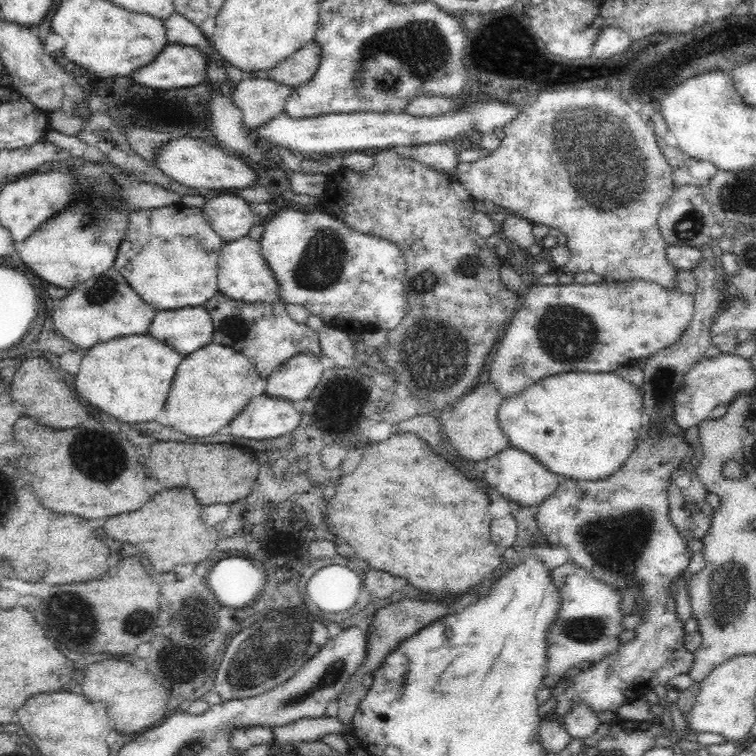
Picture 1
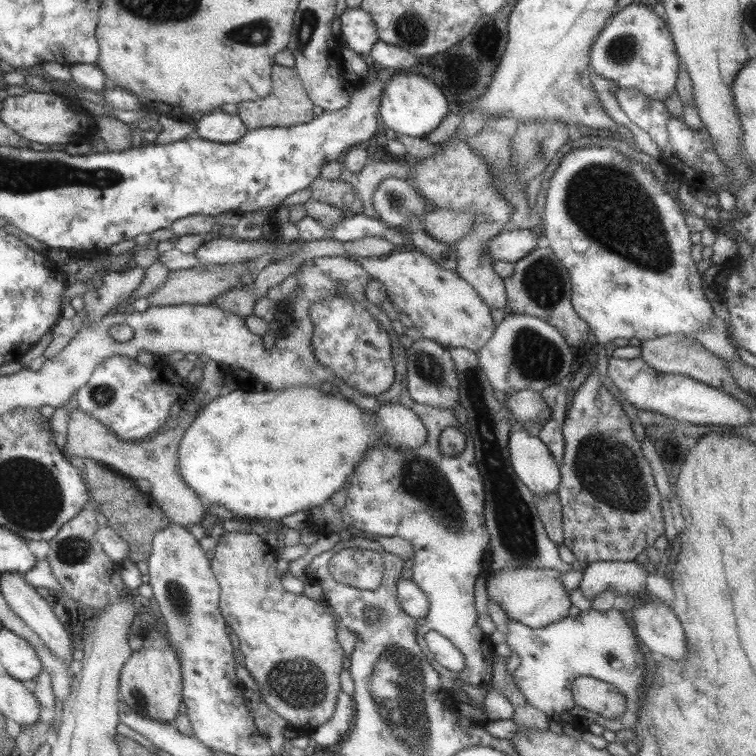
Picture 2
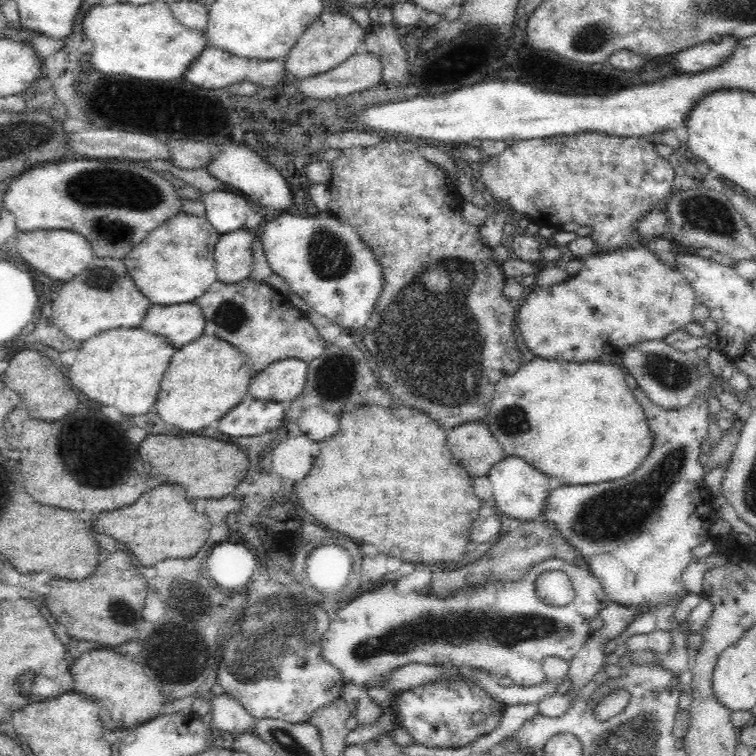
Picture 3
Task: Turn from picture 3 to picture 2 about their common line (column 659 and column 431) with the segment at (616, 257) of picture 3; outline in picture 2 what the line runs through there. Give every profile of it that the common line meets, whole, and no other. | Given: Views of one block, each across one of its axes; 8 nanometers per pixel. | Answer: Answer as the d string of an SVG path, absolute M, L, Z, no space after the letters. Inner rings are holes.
M421 251L390 253L385 260L360 257L359 264L373 280L383 284L386 299L409 317L421 337L448 348L478 351L493 334L495 323L490 309L477 295L473 286L425 256Z

